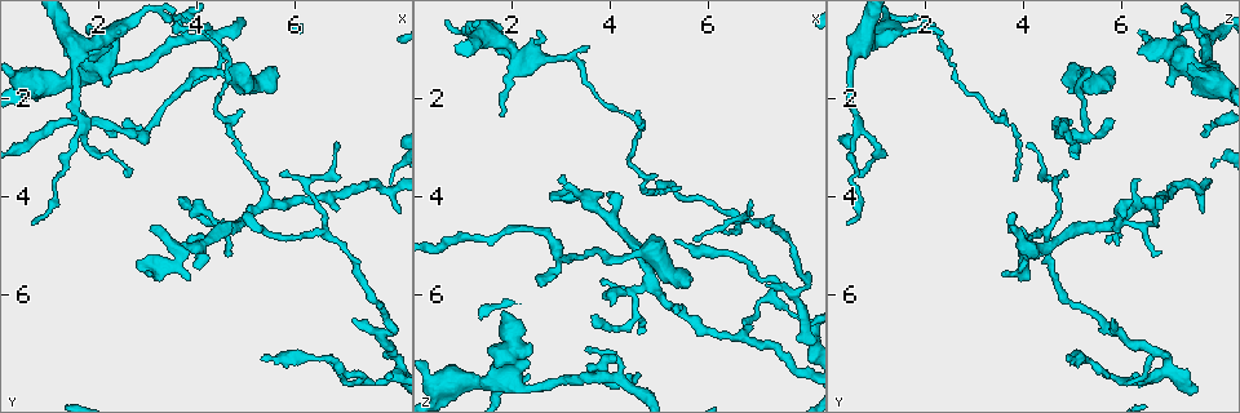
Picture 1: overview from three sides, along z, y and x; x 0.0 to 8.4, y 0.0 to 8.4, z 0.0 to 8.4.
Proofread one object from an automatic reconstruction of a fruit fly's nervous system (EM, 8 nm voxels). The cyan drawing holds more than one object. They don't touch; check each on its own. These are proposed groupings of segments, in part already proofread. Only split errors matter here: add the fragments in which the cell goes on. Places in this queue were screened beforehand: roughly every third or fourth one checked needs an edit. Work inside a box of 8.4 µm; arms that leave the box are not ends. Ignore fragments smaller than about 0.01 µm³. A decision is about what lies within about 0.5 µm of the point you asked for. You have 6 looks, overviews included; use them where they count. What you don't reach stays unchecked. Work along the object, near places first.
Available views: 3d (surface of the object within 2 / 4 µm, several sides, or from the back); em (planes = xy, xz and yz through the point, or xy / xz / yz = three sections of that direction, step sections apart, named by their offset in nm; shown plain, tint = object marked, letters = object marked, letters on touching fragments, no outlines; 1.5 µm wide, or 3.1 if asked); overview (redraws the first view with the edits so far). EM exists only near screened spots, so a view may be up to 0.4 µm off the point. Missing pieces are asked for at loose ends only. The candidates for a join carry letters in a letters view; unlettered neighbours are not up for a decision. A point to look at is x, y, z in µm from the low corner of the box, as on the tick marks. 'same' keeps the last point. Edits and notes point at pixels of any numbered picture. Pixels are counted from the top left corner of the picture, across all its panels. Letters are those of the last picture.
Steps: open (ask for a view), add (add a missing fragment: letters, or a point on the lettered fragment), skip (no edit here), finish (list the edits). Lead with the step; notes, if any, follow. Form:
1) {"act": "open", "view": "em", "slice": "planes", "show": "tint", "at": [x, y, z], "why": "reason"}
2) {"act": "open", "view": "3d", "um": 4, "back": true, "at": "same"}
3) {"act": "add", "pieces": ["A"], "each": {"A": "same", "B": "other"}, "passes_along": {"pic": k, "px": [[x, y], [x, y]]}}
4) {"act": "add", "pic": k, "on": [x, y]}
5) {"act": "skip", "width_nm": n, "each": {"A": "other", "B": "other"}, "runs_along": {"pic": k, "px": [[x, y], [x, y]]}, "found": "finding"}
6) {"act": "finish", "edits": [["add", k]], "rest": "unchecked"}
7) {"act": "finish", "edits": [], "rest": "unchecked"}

{"act": "open", "view": "3d", "um": 4, "at": [5.60, 1.35, 5.80]}

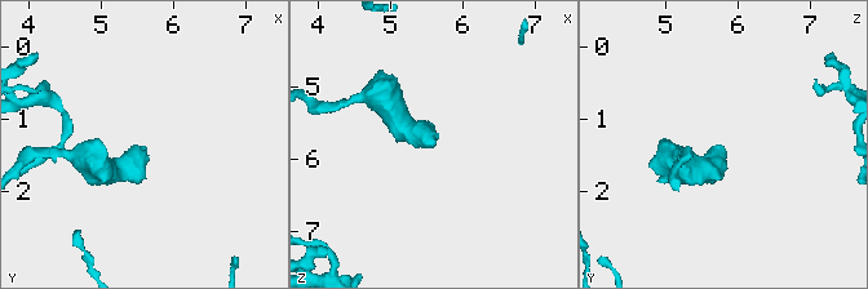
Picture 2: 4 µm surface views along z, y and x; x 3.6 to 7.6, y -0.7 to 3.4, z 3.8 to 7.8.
{"act": "open", "view": "em", "slice": "planes", "show": "letters", "at": [5.60, 1.35, 5.75]}

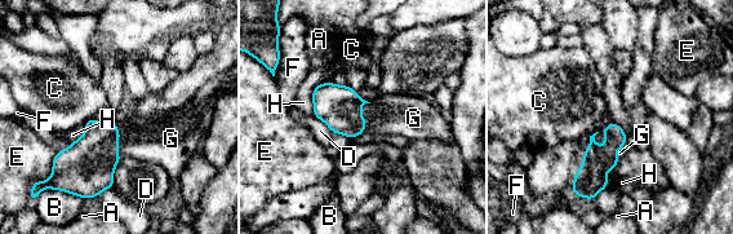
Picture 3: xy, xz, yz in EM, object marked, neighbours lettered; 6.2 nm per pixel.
{"act": "add", "pieces": ["G"], "longest_contact_nm": ["H", 220], "each": {"A": "other", "B": "other", "C": "other", "D": "other", "E": "other", "F": "other", "G": "same", "H": "other"}, "found": "the cell continues"}

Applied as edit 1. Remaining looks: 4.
{"act": "open", "view": "overview", "why": "see it whole again"}

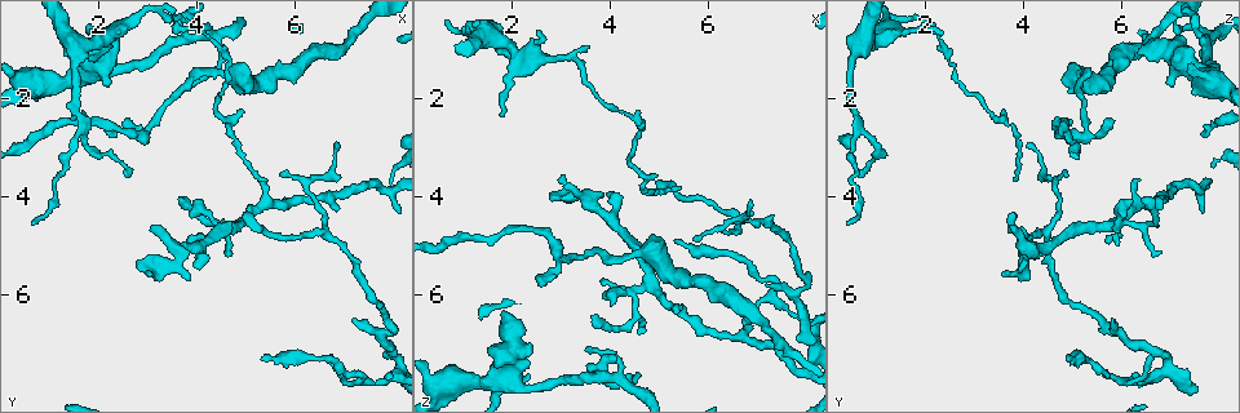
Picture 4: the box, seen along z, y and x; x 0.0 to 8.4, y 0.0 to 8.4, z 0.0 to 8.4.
{"act": "open", "view": "em", "slice": "yz", "step": 8, "show": "letters", "at": [5.40, 3.65, 3.80], "why": "free end"}

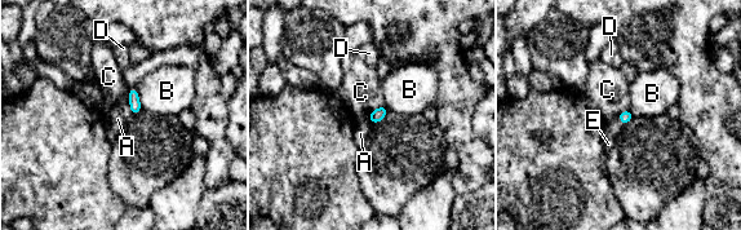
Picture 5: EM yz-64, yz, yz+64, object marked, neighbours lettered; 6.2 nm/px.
{"act": "skip", "each": {"A": "other", "B": "other", "C": "other", "D": "other", "E": "other"}, "found": "none of them fits"}

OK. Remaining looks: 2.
{"act": "open", "view": "em", "slice": "planes", "show": "tint", "at": [4.60, 5.15, 6.75], "why": "free end"}

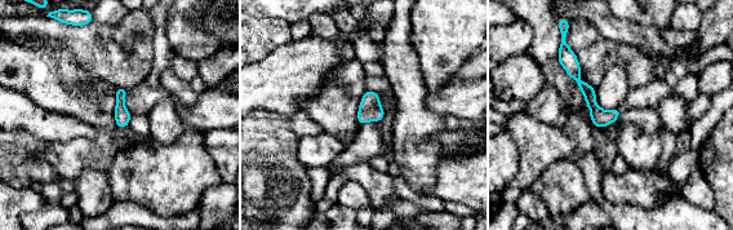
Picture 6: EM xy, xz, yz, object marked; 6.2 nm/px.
{"act": "open", "view": "em", "slice": "planes", "show": "letters", "at": "same"}

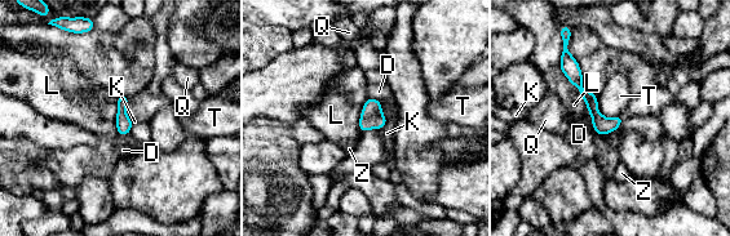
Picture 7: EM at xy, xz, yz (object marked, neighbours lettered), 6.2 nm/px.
{"act": "skip", "width_nm": 100, "each": {"D": "other", "K": "other", "L": "other", "Q": "other", "T": "other", "Z": "other"}, "border": {"pic": 7, "px": [[562, 71], [593, 130], [607, 134]]}, "found": "none of them fits"}

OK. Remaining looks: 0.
{"act": "finish", "edits": [["add", 3]], "rest": "unchecked"}

